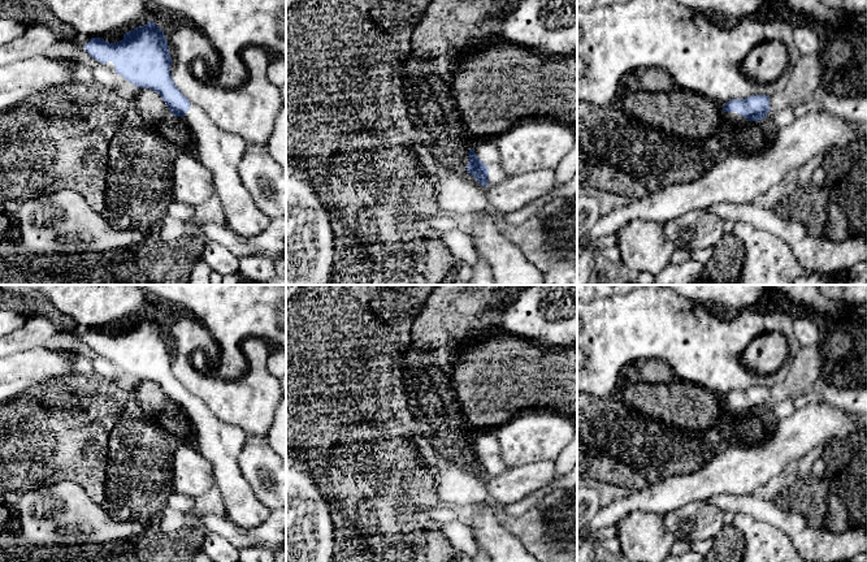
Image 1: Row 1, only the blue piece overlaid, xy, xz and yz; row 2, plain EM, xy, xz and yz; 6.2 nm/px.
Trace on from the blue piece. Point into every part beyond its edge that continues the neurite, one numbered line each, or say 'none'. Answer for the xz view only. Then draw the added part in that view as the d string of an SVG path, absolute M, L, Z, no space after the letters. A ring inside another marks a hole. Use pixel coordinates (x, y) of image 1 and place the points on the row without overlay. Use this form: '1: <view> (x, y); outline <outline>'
1: xz (486, 441); outline M480 431L474 436L474 446L489 459L489 477L497 477L508 470L500 455L500 446L491 431Z

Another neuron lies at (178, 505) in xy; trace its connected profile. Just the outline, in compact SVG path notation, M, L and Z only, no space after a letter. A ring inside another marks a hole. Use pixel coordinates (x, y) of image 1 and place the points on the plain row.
M172 493L168 498L168 511L178 518L192 513L195 509L195 498L186 494Z

